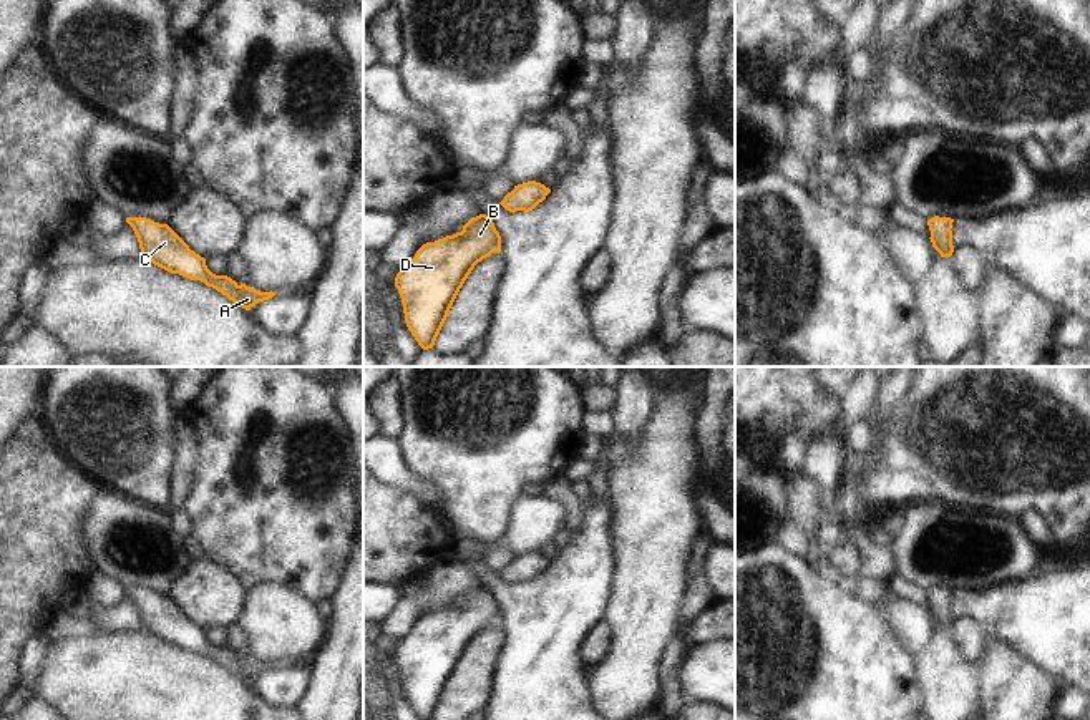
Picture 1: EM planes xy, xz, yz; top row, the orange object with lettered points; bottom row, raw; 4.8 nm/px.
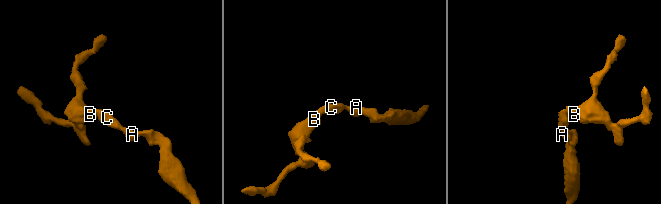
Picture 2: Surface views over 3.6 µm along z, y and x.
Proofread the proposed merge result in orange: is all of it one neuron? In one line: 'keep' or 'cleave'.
keep

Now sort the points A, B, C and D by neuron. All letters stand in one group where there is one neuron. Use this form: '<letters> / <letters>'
A B C D

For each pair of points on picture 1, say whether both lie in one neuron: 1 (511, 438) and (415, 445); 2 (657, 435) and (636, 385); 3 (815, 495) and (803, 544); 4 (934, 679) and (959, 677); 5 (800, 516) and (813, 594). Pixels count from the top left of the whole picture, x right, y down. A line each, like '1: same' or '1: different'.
1: same
2: different
3: same
4: same
5: different

